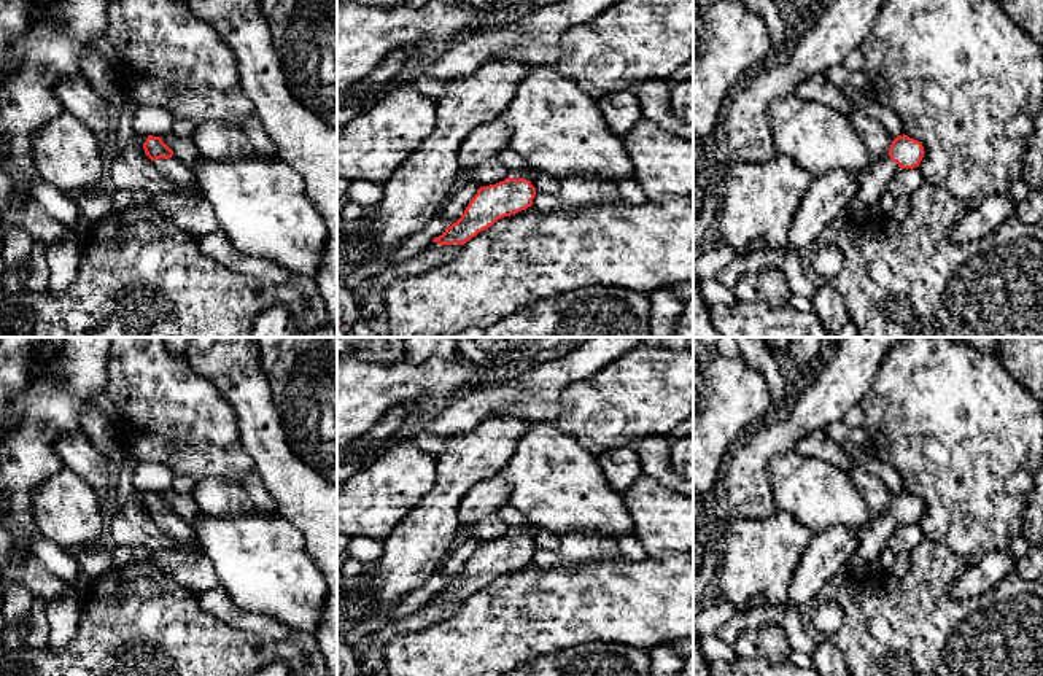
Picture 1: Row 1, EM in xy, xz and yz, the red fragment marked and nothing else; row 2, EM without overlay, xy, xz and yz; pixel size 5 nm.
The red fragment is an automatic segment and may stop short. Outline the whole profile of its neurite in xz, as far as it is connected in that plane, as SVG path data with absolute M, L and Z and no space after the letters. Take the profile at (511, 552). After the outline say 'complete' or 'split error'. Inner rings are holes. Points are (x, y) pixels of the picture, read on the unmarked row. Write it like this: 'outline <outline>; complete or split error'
outline M529 522L510 526L504 538L480 544L461 574L447 582L445 589L432 598L439 601L464 601L498 576L526 566L533 561L536 552L533 541L534 533Z; split error

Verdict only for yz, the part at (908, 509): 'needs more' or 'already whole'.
needs more

